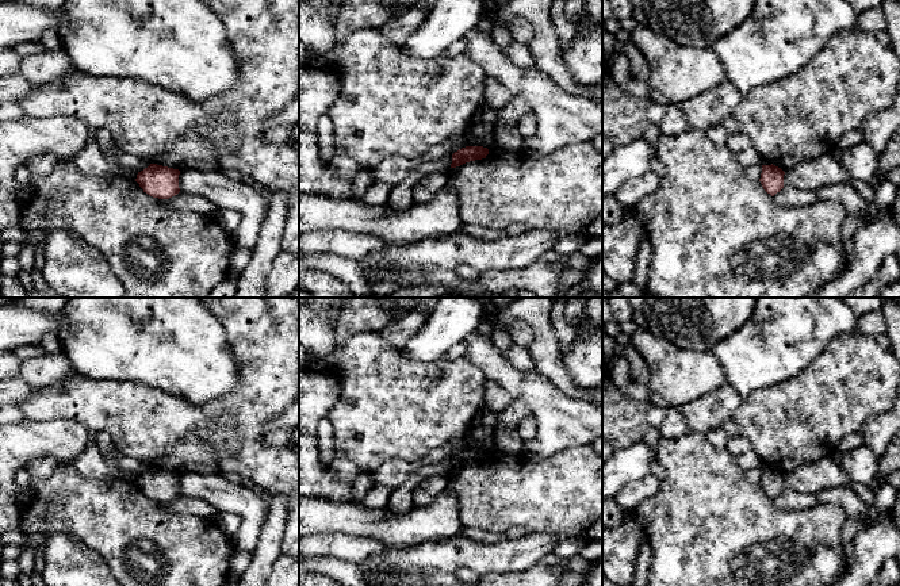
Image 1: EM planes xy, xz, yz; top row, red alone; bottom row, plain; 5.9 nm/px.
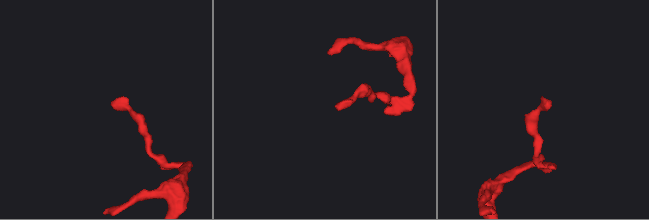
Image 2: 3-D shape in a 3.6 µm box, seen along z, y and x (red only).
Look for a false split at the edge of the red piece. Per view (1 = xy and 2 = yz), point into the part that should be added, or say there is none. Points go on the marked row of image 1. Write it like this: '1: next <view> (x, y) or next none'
1: next none
2: next none

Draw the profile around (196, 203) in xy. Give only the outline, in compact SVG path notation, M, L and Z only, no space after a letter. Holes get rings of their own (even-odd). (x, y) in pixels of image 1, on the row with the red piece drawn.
M179 192L169 199L160 200L169 208L192 211L203 217L217 217L219 212L218 207L202 195Z

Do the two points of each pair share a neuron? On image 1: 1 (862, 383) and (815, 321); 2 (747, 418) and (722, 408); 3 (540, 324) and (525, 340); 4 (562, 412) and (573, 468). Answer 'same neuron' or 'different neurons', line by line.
1: different neurons
2: different neurons
3: different neurons
4: different neurons

